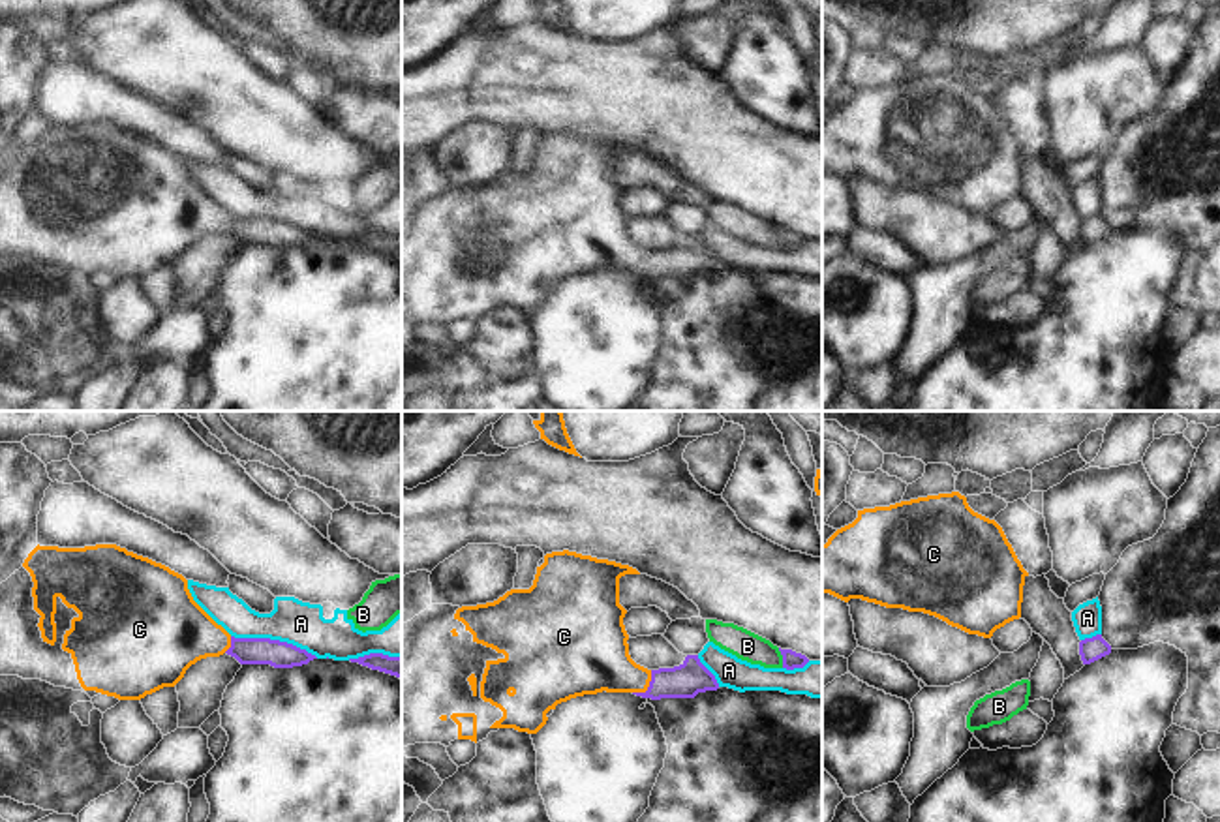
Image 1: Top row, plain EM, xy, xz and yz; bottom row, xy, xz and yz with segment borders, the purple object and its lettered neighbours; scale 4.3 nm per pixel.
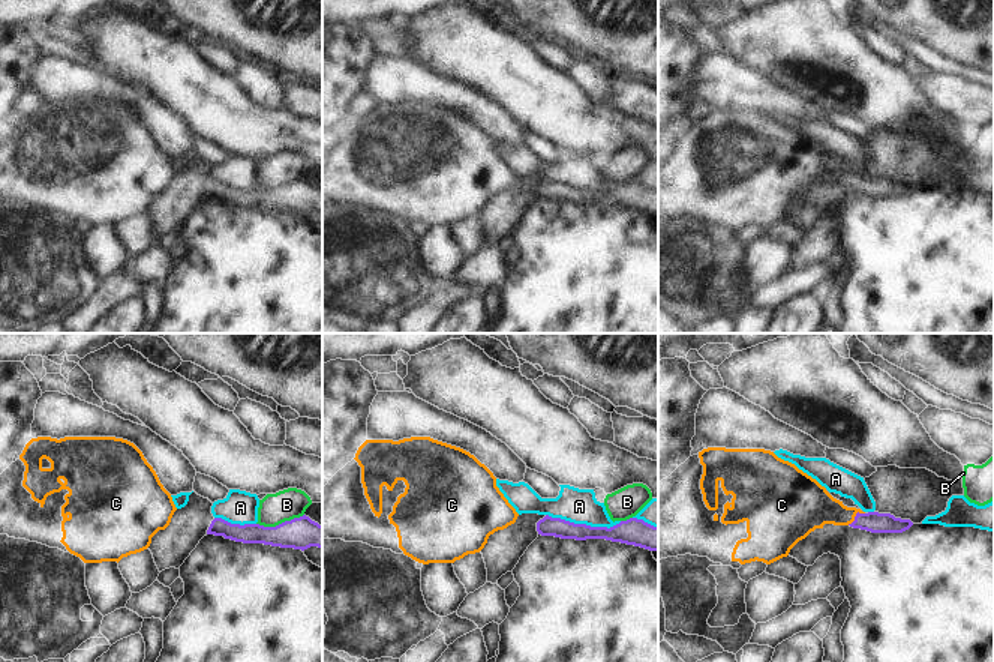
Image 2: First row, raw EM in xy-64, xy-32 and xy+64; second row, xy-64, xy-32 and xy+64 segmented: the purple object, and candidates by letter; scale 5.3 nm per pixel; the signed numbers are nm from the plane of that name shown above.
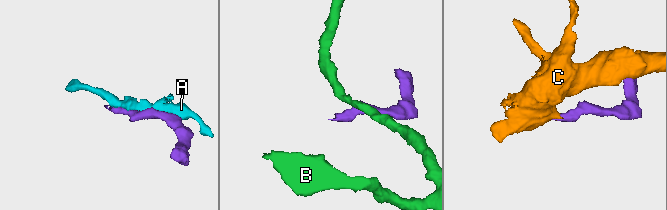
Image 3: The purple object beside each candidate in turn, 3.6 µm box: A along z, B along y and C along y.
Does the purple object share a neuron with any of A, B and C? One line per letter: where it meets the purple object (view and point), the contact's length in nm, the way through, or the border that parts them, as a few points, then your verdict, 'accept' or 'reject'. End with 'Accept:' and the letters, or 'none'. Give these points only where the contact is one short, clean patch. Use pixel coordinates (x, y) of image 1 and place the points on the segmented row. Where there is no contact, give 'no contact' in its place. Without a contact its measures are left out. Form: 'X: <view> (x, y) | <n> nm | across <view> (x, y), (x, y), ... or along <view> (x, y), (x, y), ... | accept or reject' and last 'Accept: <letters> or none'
A: xy (274, 640) | 380 nm | reject
B: xz (783, 657) | 90 nm | along xz (777, 648), (783, 667) | reject
C: xz (648, 687) | 130 nm | across xz (687, 680), (648, 687), (597, 659) | accept
Accept: C

